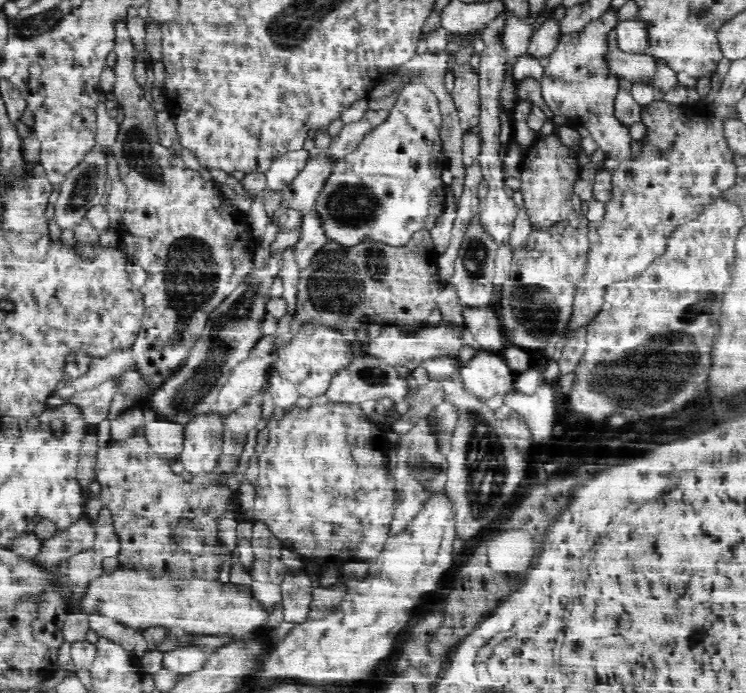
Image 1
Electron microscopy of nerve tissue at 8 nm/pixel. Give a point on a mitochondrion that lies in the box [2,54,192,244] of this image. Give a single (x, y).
(135, 149)

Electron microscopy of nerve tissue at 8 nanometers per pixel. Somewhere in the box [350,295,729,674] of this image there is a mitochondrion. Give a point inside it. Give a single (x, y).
(484, 452)

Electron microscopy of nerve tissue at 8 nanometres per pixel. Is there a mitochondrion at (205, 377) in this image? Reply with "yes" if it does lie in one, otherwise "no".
yes

